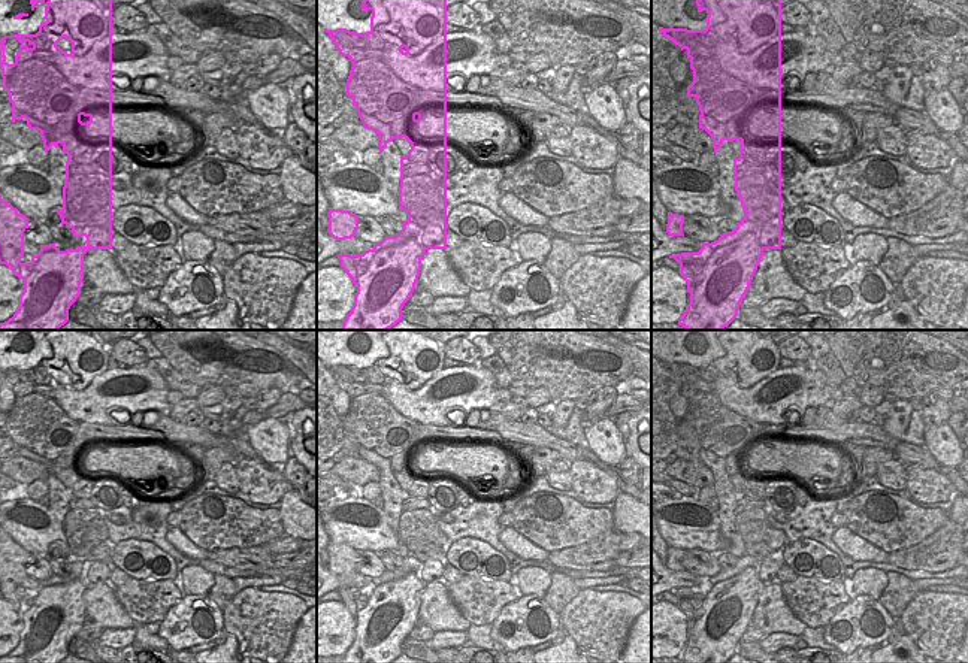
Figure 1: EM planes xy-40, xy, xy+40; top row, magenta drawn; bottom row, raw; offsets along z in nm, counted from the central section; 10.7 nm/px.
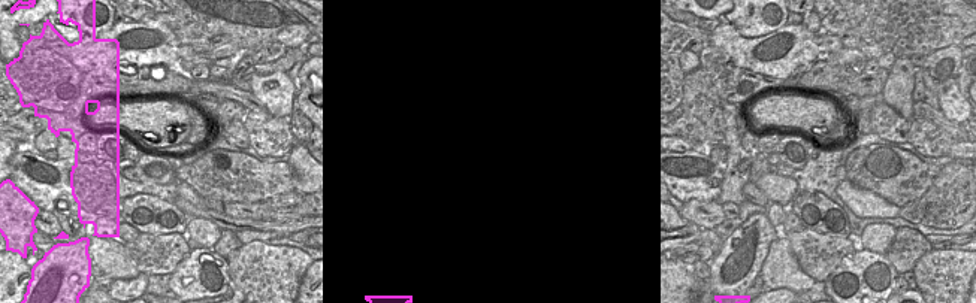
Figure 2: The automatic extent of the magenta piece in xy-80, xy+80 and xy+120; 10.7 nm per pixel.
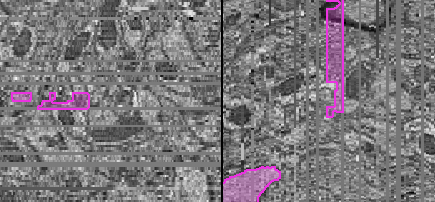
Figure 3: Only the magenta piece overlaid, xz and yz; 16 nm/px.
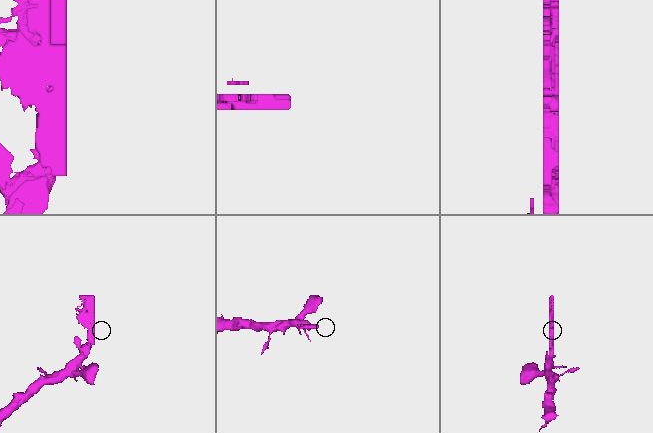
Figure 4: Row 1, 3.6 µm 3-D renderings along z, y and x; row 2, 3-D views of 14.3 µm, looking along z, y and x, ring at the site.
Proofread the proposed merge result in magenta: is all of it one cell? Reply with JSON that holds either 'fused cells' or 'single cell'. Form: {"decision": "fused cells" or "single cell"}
{"decision": "fused cells"}

